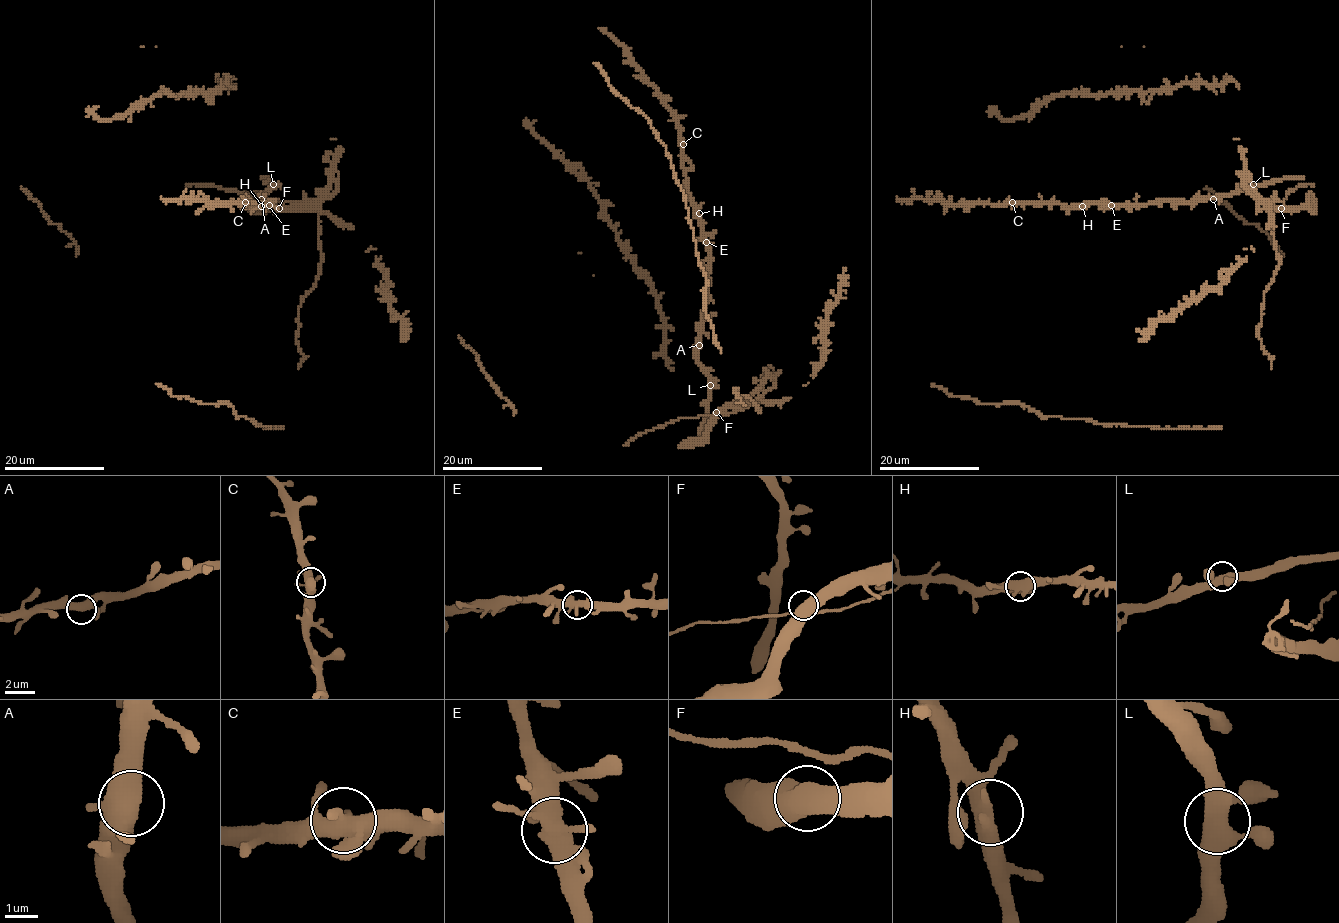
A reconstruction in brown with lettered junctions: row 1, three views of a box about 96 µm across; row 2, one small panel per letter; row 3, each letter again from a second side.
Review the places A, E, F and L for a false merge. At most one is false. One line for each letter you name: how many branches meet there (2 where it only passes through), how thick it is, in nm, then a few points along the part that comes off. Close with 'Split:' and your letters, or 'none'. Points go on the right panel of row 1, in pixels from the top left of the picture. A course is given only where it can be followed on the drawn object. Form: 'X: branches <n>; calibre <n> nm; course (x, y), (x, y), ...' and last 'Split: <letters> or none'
Split: none

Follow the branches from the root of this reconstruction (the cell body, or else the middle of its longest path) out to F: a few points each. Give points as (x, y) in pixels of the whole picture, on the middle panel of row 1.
F: (756, 402), (728, 403), (716, 412)

